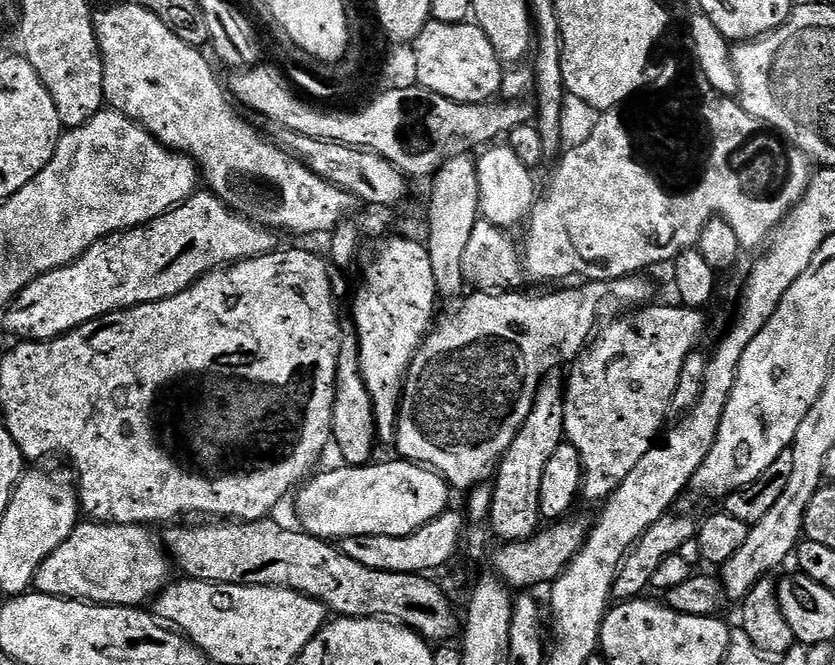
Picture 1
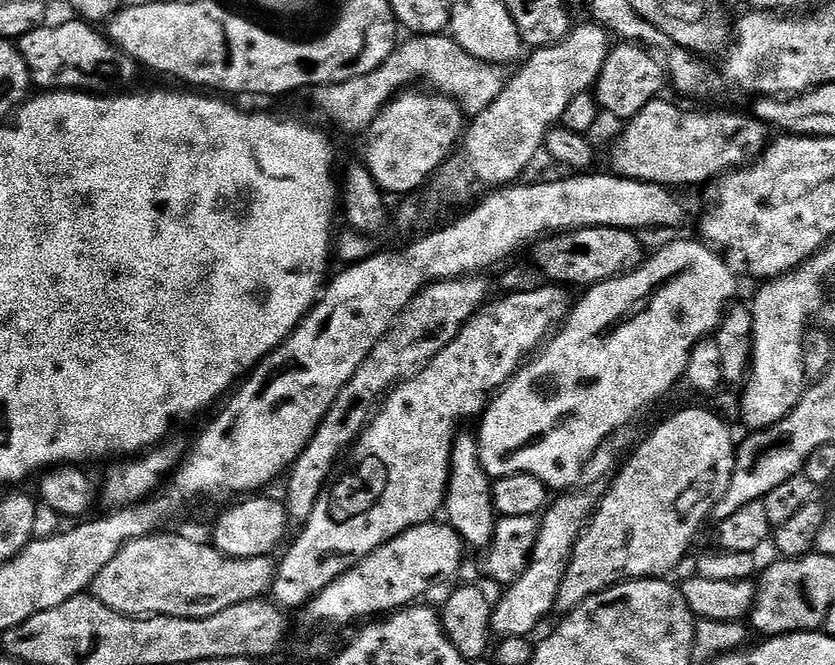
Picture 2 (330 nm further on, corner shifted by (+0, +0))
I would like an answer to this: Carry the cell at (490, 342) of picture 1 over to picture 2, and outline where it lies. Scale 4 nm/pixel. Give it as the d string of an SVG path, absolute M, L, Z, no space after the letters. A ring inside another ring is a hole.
M676 240L673 244L658 249L653 256L651 253L636 271L625 272L623 276L616 276L613 280L591 285L585 291L588 293L577 304L575 301L571 305L562 327L539 349L540 365L529 363L523 369L522 374L509 380L499 392L489 399L487 408L479 417L480 457L488 476L499 478L526 474L538 478L550 490L575 489L579 485L576 483L579 482L580 475L583 474L584 467L588 464L588 459L603 446L604 440L610 439L619 428L626 427L643 408L648 408L655 400L662 399L676 383L681 383L690 350L700 340L711 337L715 333L716 329L720 327L720 320L726 309L737 299L736 276L732 273L731 266L724 261L727 259L719 251L709 247L707 243L696 240Z

